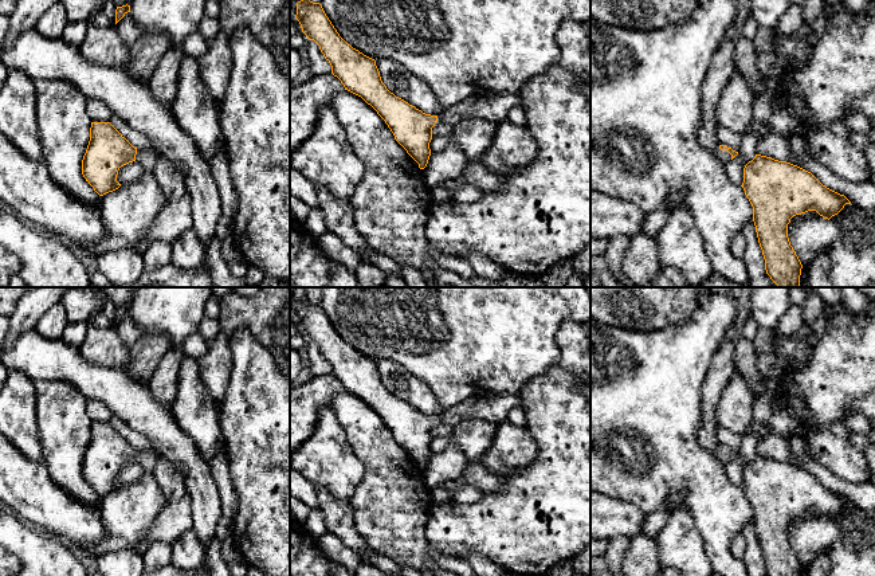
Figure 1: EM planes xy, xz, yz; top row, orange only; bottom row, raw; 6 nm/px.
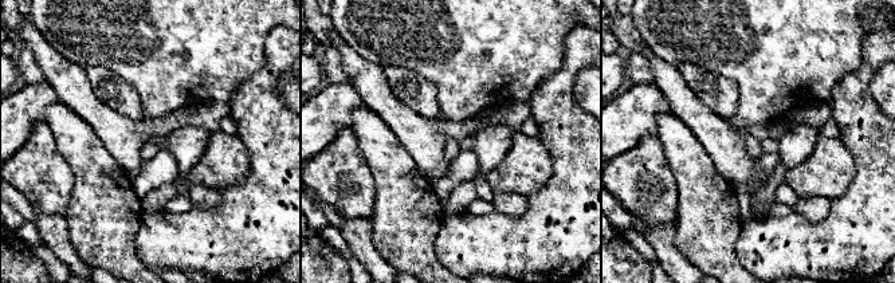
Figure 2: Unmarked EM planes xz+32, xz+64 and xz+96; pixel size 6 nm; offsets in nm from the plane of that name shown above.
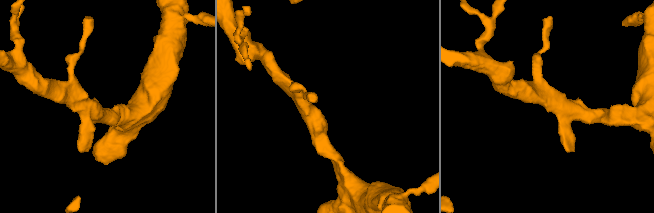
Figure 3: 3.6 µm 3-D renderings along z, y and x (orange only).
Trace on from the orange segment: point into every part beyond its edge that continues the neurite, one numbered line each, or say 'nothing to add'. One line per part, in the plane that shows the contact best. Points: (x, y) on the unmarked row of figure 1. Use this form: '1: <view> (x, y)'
1: yz (725, 457)

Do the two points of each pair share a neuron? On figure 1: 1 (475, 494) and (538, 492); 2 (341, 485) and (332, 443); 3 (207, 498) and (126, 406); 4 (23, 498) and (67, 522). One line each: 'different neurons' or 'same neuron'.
1: different neurons
2: same neuron
3: same neuron
4: same neuron

